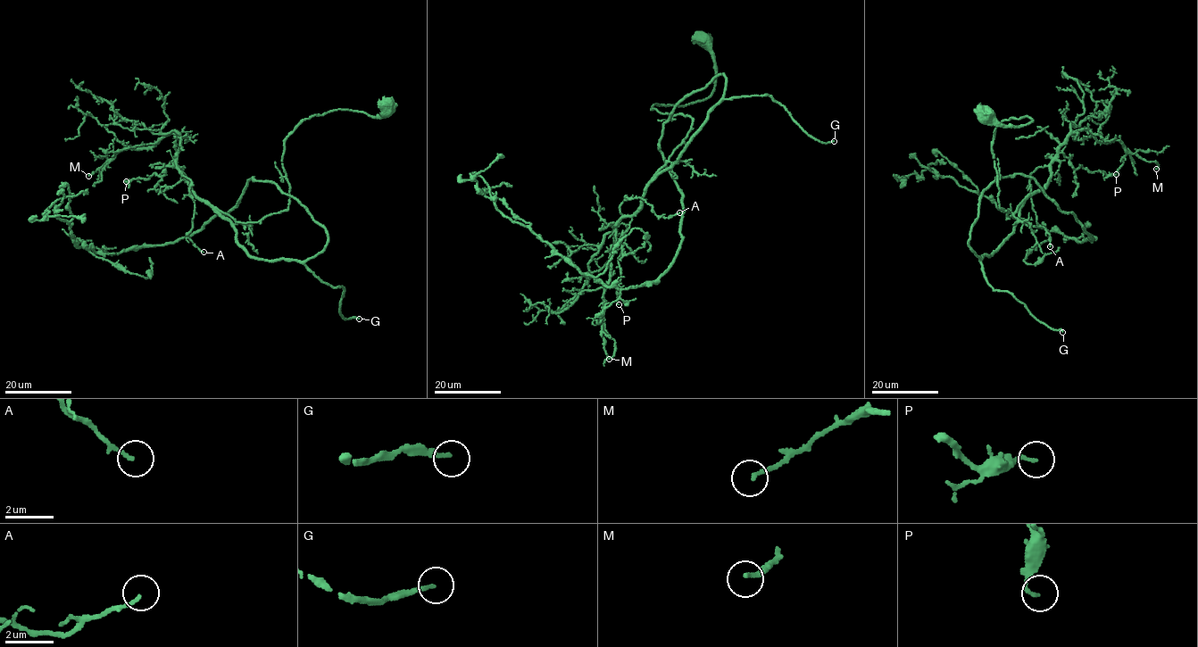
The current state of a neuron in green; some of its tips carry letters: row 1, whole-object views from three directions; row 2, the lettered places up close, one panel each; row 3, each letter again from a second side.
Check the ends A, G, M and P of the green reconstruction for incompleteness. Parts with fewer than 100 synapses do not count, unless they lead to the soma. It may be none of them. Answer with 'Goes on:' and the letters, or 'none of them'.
Goes on: G

